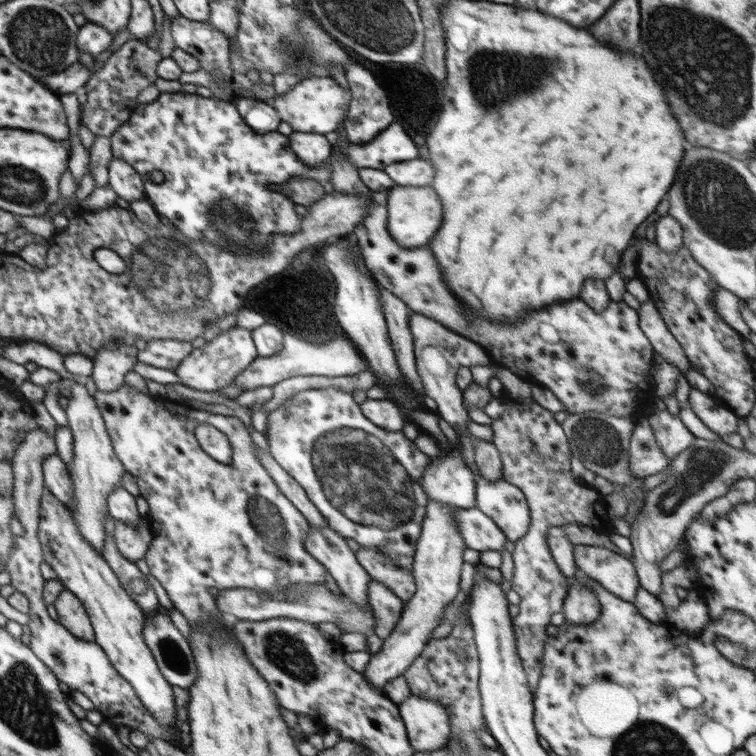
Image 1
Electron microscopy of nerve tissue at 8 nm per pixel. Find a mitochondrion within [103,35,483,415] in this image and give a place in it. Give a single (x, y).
(168, 280)

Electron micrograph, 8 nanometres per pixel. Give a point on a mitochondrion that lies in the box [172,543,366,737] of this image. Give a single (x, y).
(289, 653)

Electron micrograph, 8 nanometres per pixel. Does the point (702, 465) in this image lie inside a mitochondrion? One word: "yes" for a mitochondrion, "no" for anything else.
yes

